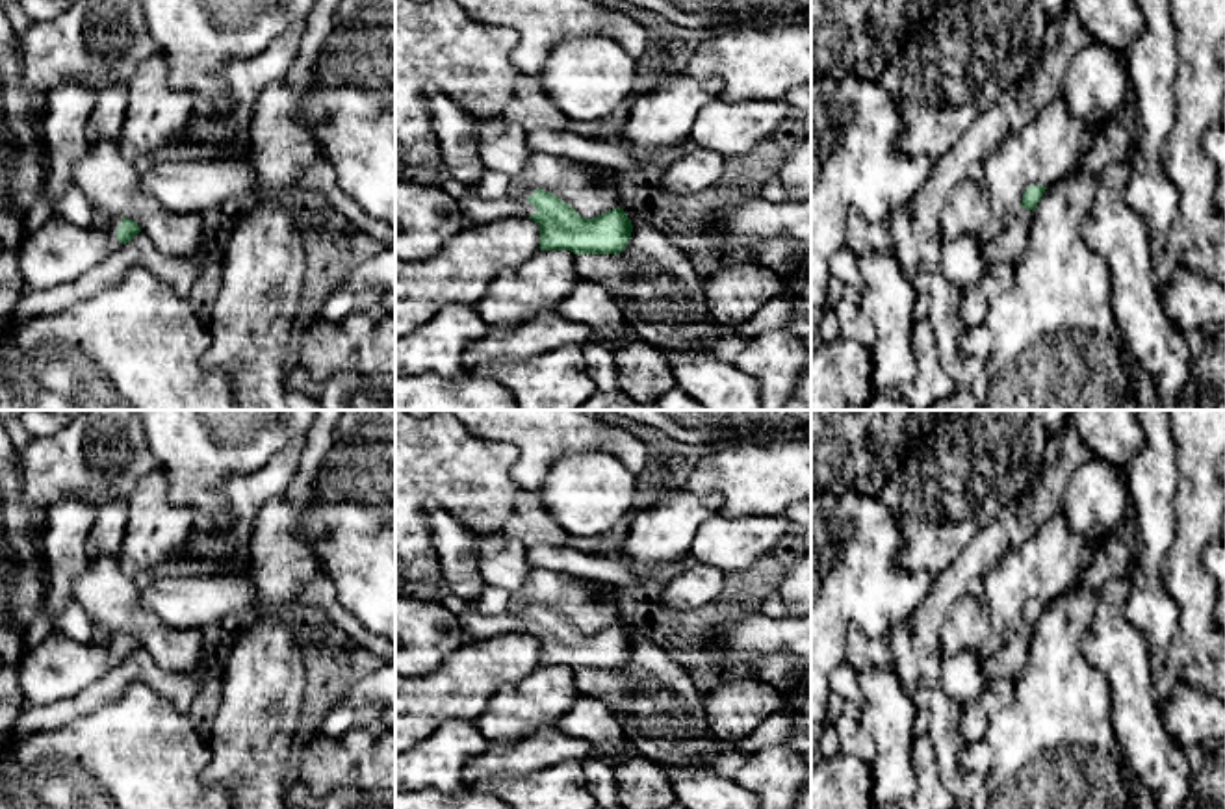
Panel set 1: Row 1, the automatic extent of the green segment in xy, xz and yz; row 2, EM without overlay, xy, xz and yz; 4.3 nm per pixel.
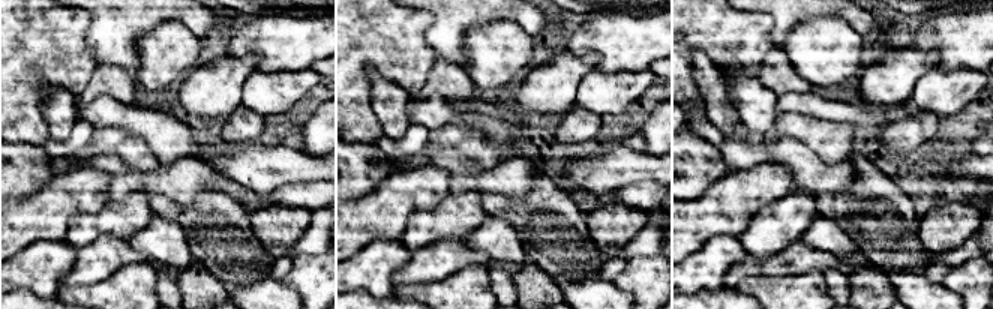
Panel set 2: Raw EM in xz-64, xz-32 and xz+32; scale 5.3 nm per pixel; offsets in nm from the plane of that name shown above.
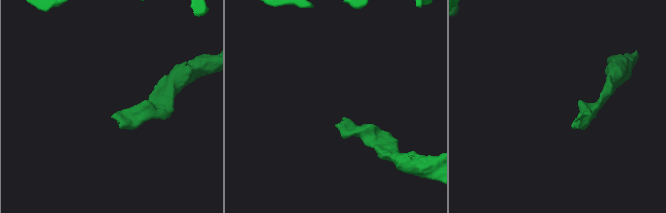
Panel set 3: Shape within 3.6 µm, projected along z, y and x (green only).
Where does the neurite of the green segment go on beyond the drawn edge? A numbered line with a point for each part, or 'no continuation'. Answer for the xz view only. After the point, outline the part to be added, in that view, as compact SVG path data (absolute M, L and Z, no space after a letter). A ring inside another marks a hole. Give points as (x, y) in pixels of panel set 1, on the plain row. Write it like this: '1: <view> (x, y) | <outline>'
1: xz (477, 626) | M473 599L468 603L458 622L468 640L496 638L507 633L529 633L536 629L536 623L527 616L533 610L535 605L510 605L501 614L486 616L477 610Z

